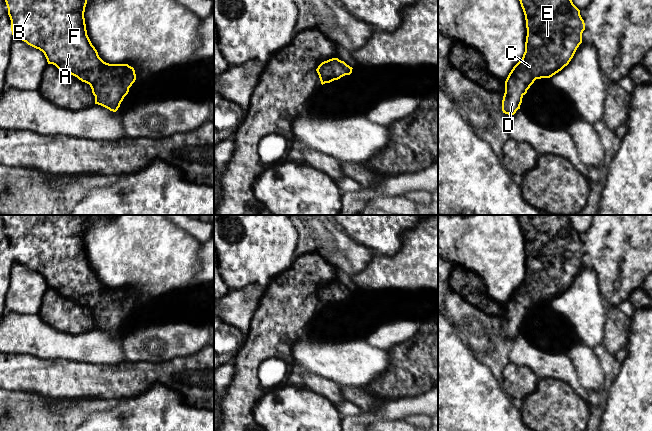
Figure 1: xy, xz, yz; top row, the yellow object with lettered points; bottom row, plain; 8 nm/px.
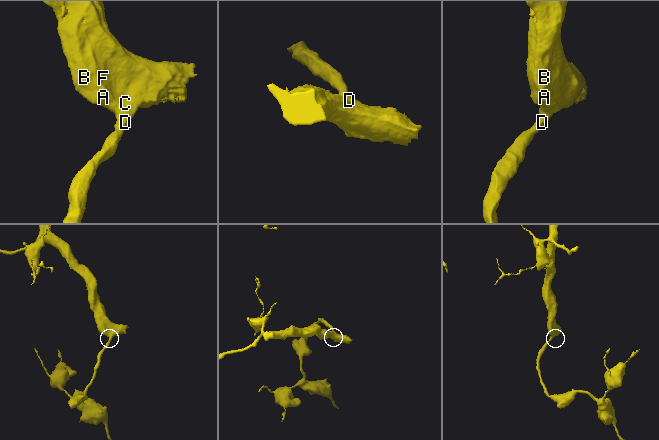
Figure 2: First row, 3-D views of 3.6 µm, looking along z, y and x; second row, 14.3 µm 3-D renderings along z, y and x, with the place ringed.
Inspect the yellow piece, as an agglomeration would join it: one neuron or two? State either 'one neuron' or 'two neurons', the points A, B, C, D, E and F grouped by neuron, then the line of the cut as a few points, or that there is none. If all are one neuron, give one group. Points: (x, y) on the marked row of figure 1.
one neuron; groups A B C D E F; cut none

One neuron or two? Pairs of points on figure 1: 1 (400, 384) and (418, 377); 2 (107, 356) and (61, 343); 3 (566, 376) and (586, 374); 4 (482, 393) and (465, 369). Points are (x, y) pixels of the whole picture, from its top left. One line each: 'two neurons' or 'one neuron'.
1: one neuron
2: one neuron
3: two neurons
4: one neuron

